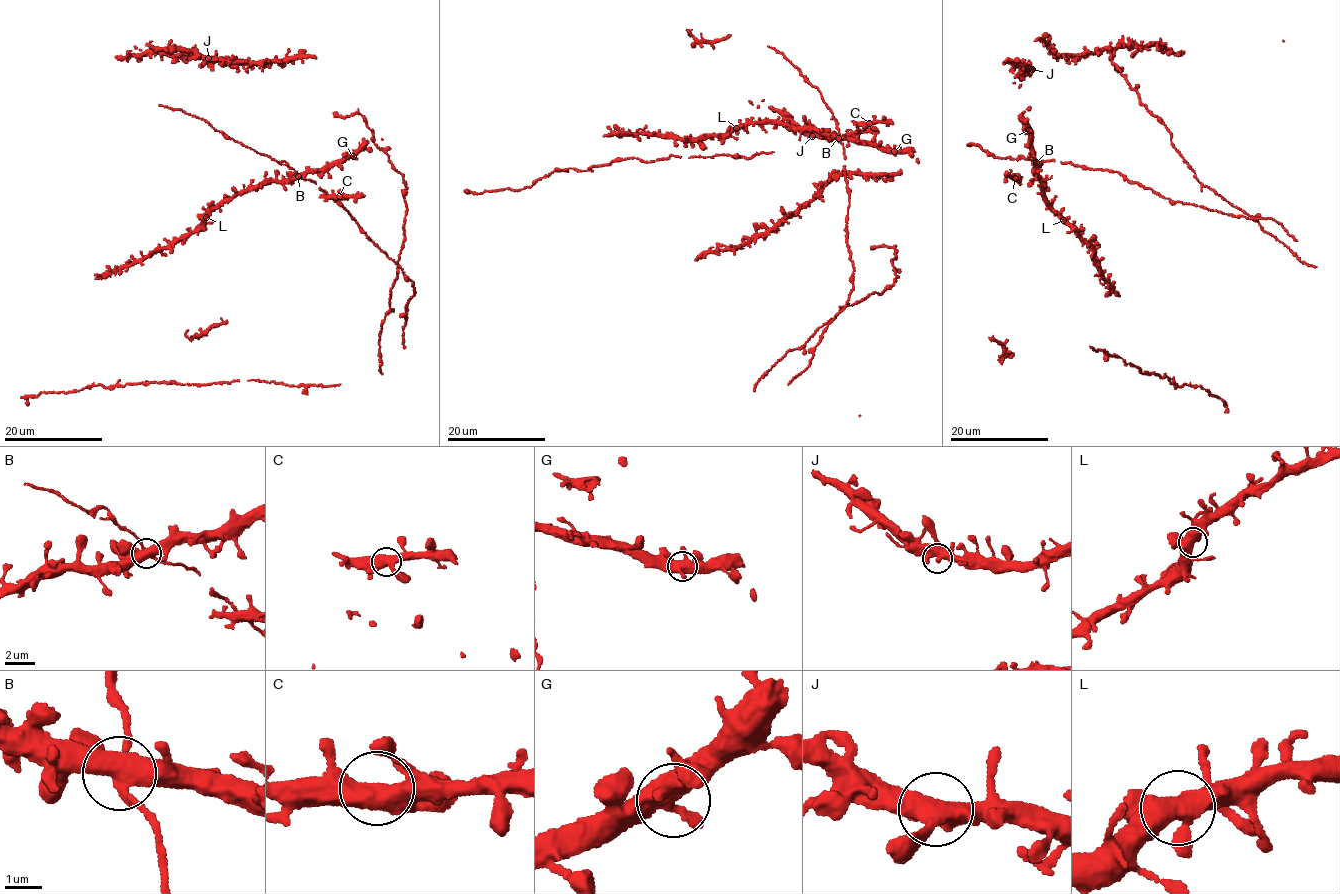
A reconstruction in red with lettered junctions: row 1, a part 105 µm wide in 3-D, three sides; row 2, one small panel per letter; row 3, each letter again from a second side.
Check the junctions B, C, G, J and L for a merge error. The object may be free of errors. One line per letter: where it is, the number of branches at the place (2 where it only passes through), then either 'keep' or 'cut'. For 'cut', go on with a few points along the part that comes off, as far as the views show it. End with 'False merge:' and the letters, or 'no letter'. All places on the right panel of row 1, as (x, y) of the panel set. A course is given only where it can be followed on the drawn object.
B: (1036, 162) | 4 | keep
C: (1015, 178) | 4 | keep
G: (1029, 130) | 4 | keep
J: (1032, 69) | 4 | keep
L: (1063, 220) | 4 | keep
False merge: no letter

